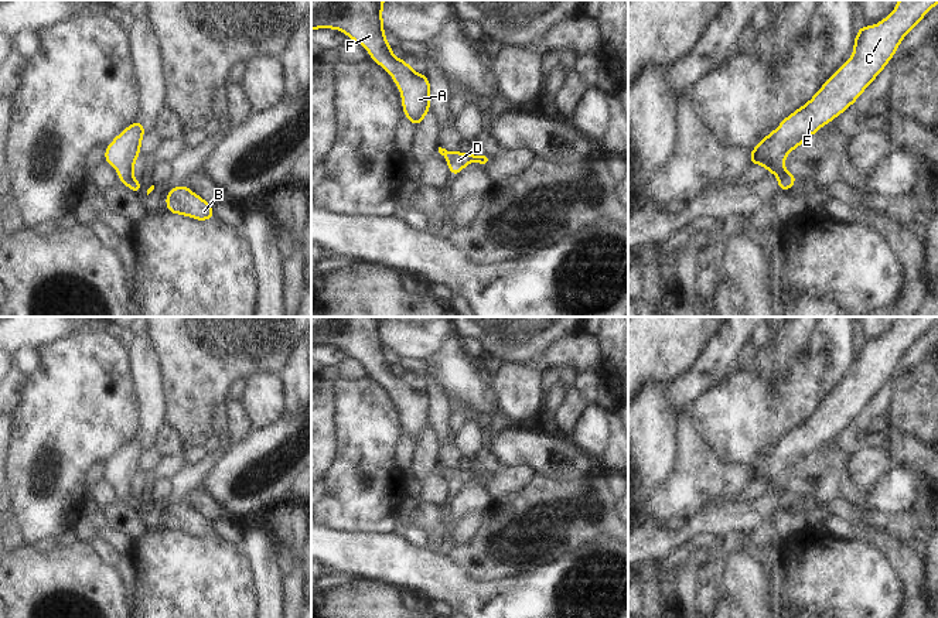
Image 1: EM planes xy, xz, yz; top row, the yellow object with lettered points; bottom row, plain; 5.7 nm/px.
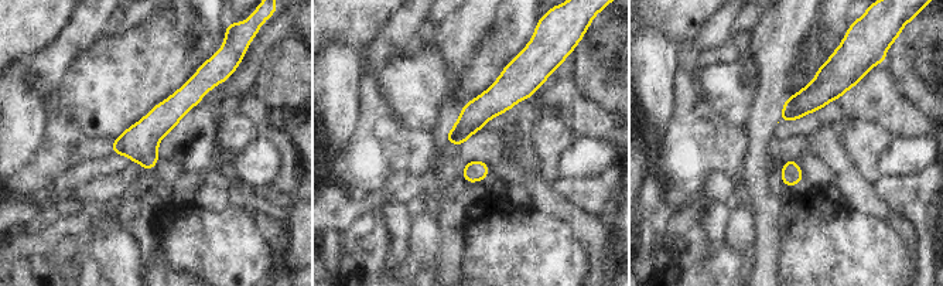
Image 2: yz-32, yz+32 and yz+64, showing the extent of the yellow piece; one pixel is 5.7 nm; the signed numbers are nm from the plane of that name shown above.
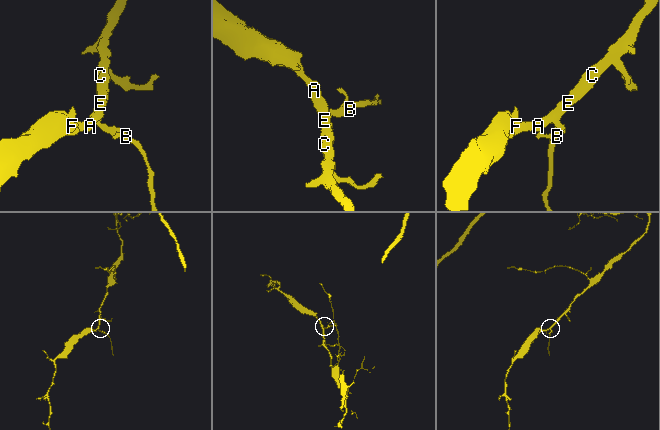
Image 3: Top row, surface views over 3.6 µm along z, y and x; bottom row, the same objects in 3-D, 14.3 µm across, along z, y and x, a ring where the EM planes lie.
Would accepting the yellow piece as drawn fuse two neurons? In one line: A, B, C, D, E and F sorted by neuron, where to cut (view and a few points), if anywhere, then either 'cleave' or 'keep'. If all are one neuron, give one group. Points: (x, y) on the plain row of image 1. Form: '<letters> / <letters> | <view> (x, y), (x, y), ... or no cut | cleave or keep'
A B C D E F | no cut | keep

